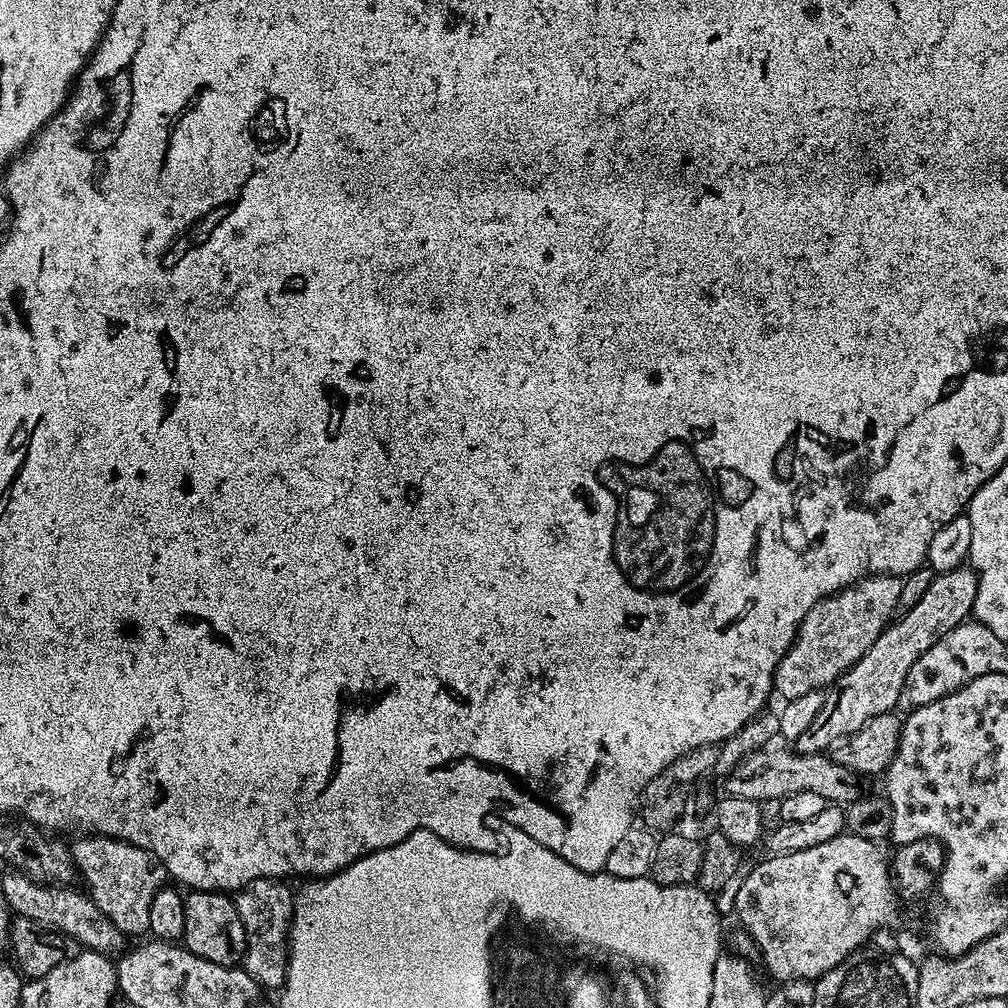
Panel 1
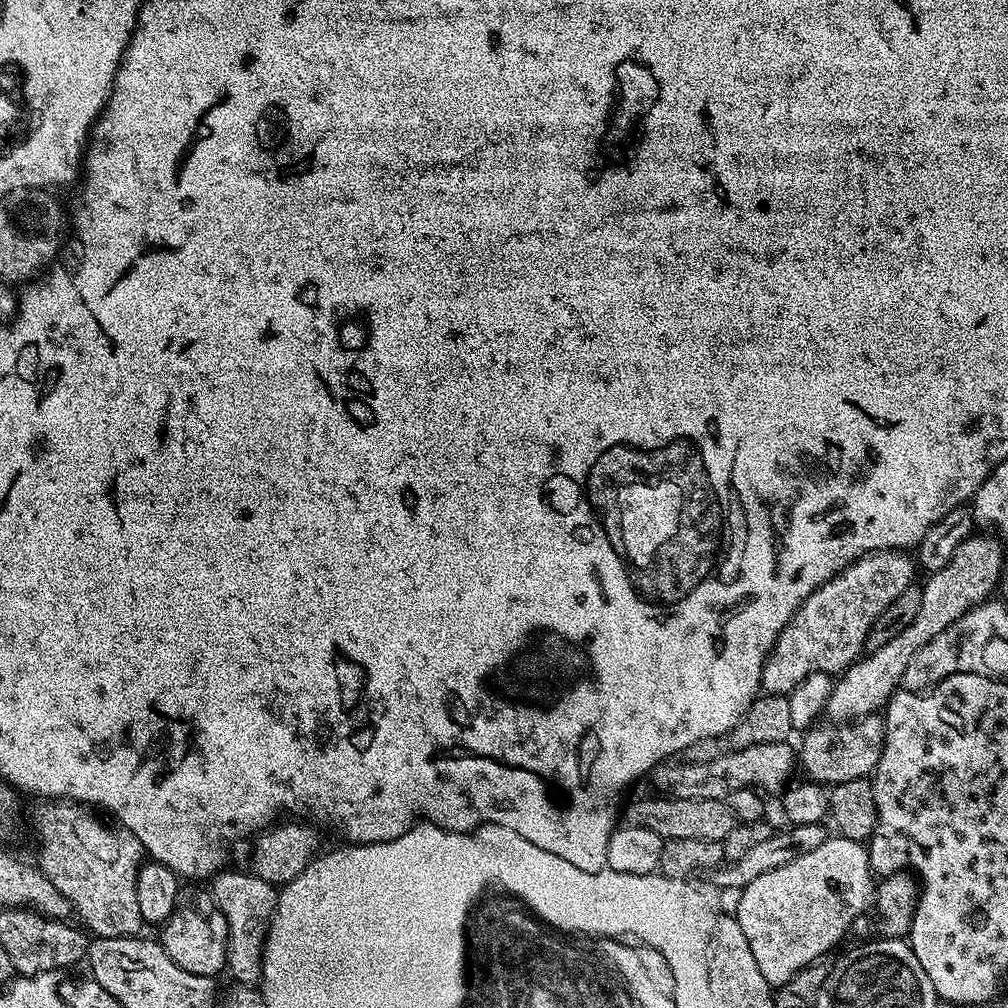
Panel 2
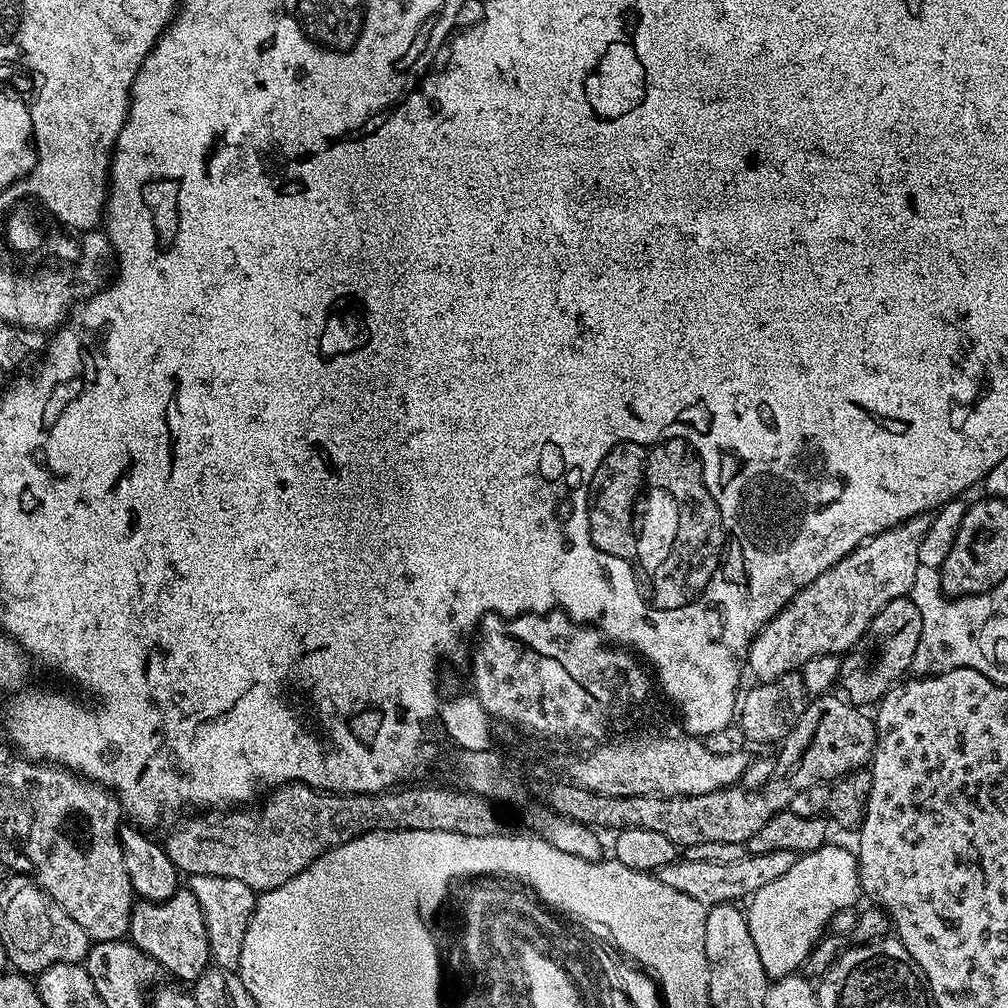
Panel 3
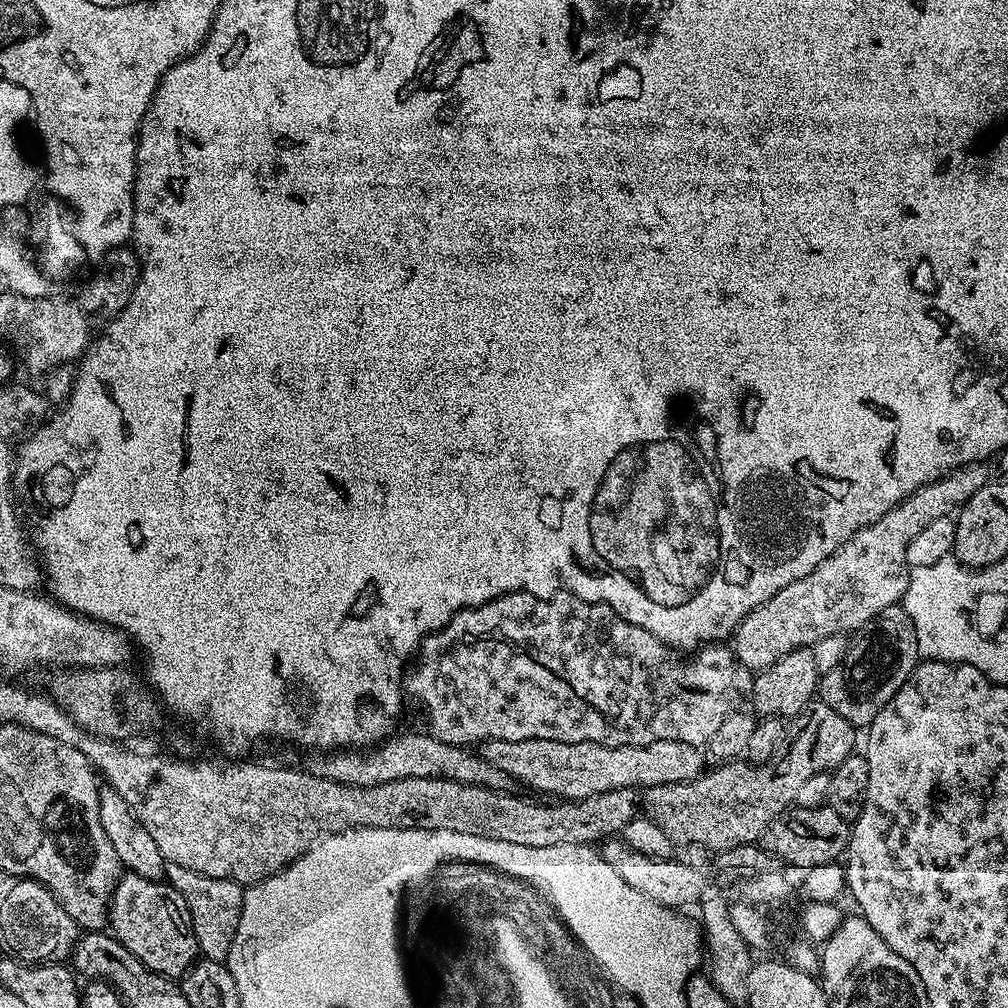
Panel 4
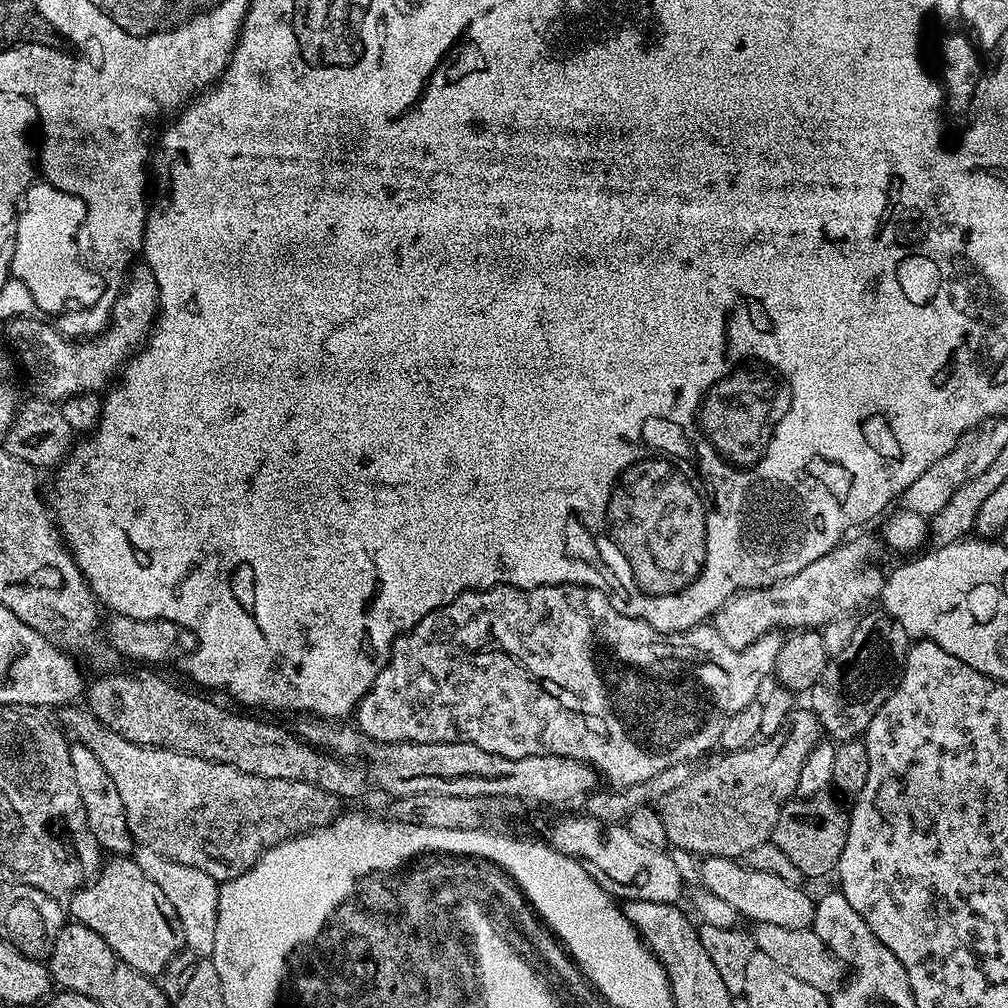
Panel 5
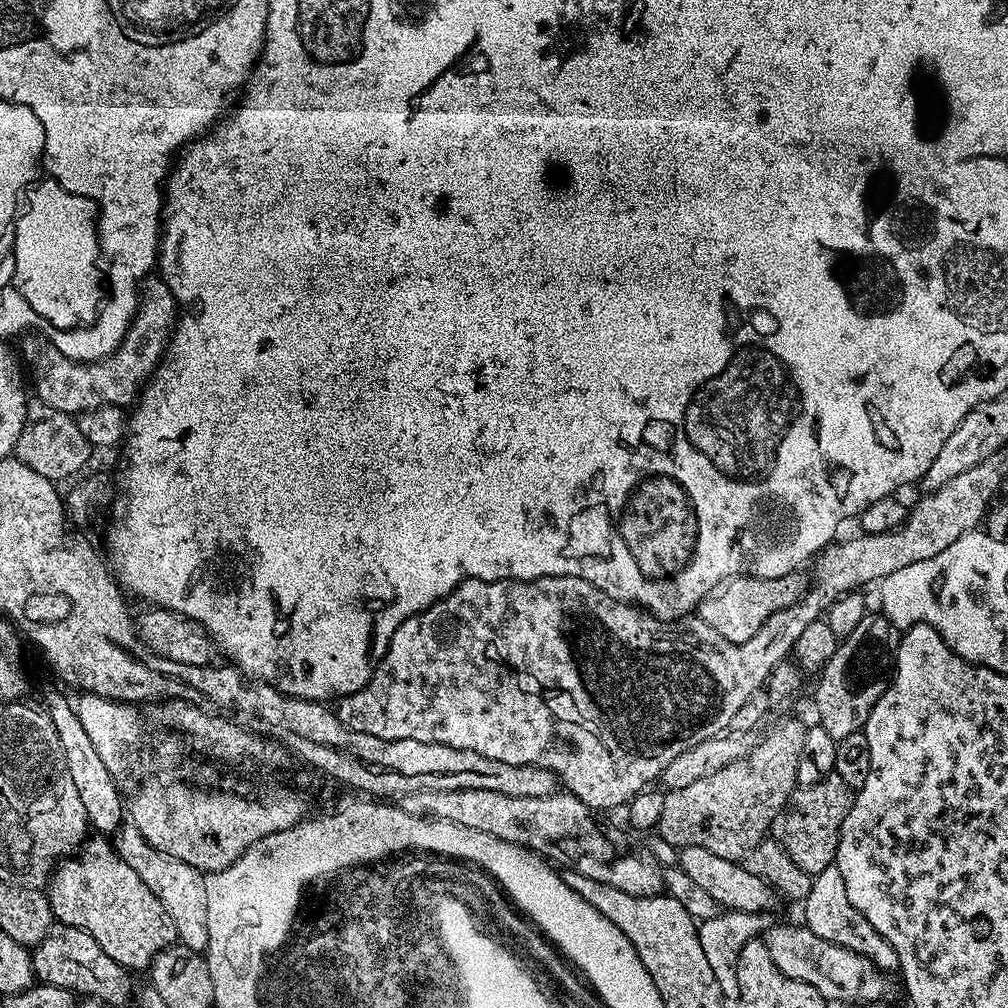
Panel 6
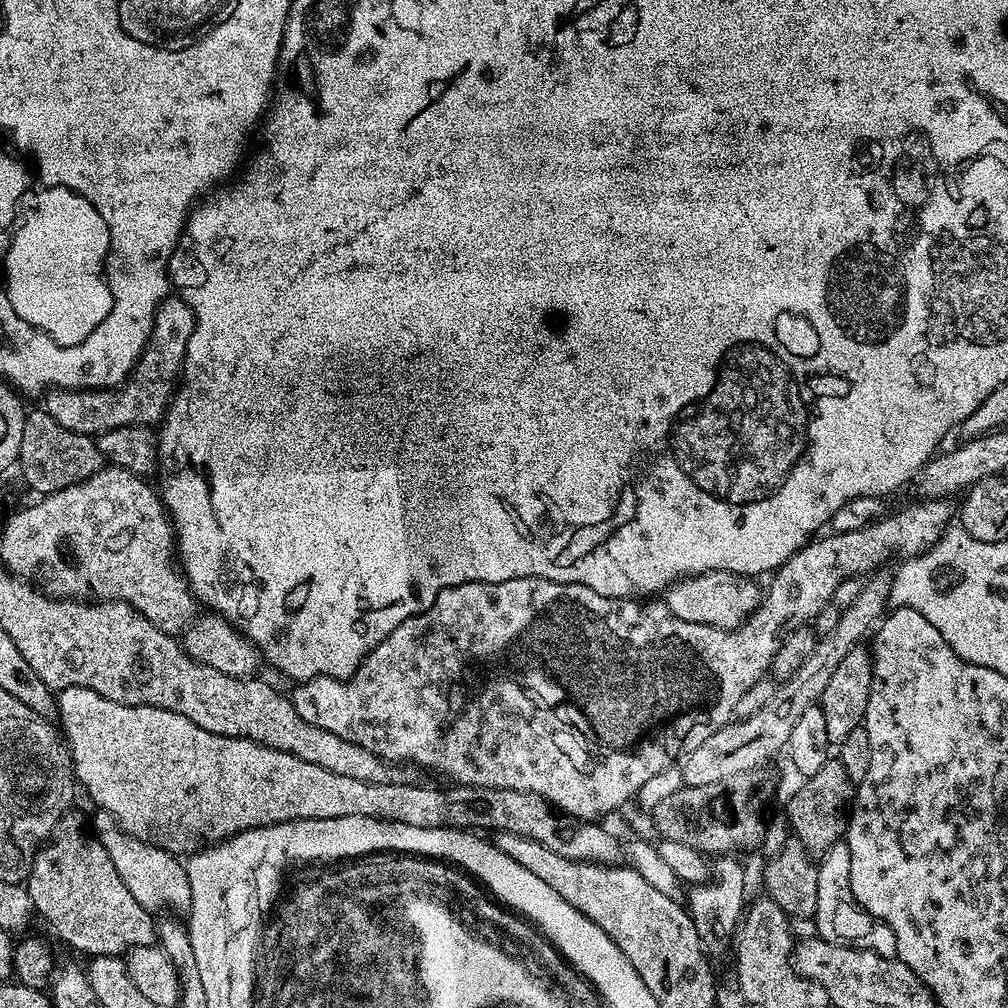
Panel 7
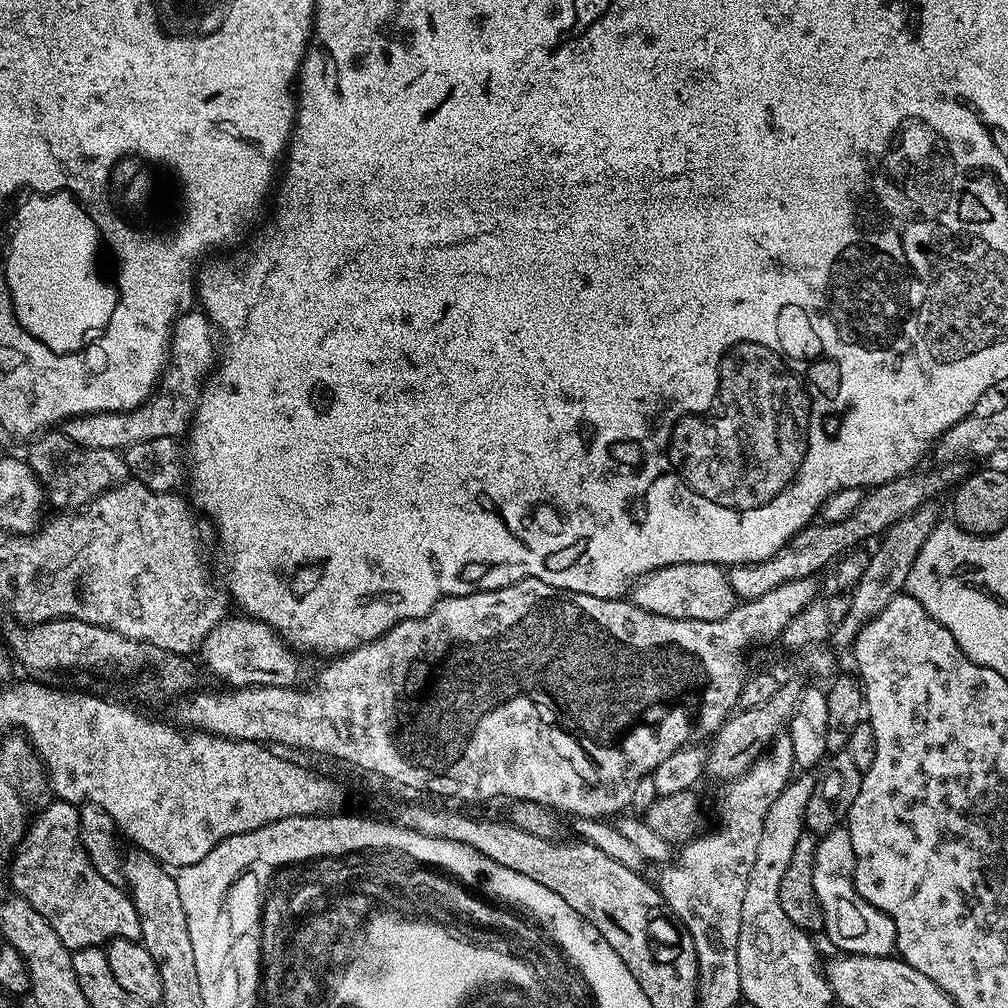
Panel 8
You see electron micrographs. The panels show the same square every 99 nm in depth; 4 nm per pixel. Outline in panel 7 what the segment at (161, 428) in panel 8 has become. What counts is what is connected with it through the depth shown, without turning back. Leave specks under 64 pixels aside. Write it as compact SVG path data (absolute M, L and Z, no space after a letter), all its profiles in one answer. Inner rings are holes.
M170 294L160 301L152 333L136 369L119 388L52 390L43 397L43 411L49 412L58 426L66 426L66 430L93 438L106 431L118 430L119 427L159 425L176 395L178 381L184 371L186 346L190 342L190 334L194 334L195 325L194 310L190 310L190 306L179 294Z

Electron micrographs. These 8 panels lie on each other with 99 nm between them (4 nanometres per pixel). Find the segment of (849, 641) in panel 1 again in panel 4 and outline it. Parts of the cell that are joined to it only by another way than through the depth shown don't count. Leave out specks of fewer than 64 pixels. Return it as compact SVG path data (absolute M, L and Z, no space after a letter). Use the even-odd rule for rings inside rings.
M987 463L967 464L946 473L942 478L914 490L898 506L894 506L882 518L878 518L870 526L858 530L847 542L830 558L826 558L806 578L798 578L798 582L790 582L774 598L767 600L765 604L759 604L754 611L743 619L732 635L732 649L741 668L747 668L755 674L769 668L778 658L790 654L799 648L811 648L822 638L831 636L843 636L858 631L866 622L870 622L882 610L892 605L899 605L904 598L904 591L908 585L908 573L910 571L906 558L907 546L914 541L914 536L919 534L930 522L937 521L943 516L951 517L963 506L982 486L990 483Z

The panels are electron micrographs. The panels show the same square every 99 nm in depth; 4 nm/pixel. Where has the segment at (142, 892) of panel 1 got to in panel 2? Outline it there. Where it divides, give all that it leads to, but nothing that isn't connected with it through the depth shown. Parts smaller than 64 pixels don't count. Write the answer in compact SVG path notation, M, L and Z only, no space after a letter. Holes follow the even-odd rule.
M52 800L51 802L44 802L40 808L40 813L36 816L36 844L40 847L40 860L38 859L38 866L46 874L46 878L50 878L50 882L54 882L62 898L66 898L72 904L75 915L81 916L84 919L83 927L87 929L93 937L96 938L122 938L123 936L137 935L144 924L142 918L142 910L138 910L138 874L140 873L141 864L145 863L146 853L144 848L138 842L138 838L134 838L134 834L125 832L119 827L111 828L108 824L103 824L102 821L96 820L97 813L91 807L81 806L75 802L67 800Z

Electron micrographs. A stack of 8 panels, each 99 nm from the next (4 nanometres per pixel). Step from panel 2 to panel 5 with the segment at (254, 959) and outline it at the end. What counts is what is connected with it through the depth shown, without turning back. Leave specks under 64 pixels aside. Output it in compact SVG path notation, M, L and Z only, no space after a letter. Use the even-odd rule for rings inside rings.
M143 846L135 849L134 859L142 874L146 874L146 878L150 878L150 882L154 882L154 886L158 886L166 898L170 898L170 906L174 906L174 914L178 914L178 922L182 926L184 948L200 956L211 957L215 931L218 930L220 884L217 880L210 878L206 870L182 866L182 862L174 862Z

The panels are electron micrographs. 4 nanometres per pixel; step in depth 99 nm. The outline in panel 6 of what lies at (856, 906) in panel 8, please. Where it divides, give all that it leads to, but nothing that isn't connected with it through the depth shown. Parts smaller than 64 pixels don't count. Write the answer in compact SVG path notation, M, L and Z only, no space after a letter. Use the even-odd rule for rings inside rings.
M834 866L812 876L810 894L803 900L802 908L803 923L810 930L814 930L814 934L846 950L862 954L867 960L876 963L876 967L881 970L899 969L900 963L898 954L894 954L894 946L890 946L890 942L886 942L886 938L882 938L882 934L878 934L878 930L874 930L874 926L870 926L870 922L866 922L866 918L858 914L858 910L854 910L854 906L850 906L850 898L846 898L846 882L842 882L842 874Z

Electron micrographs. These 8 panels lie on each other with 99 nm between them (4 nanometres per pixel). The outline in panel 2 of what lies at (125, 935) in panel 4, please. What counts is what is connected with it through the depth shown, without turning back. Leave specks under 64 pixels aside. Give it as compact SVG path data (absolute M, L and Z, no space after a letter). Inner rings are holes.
M181 887L180 893L178 894L178 902L174 906L170 918L159 929L159 932L159 944L164 947L166 954L170 954L170 958L174 962L178 962L178 966L182 966L182 970L190 970L190 974L202 974L203 976L216 978L219 977L219 972L223 973L227 969L228 927L226 926L226 918L222 914L222 910L218 910L211 891L207 887Z

